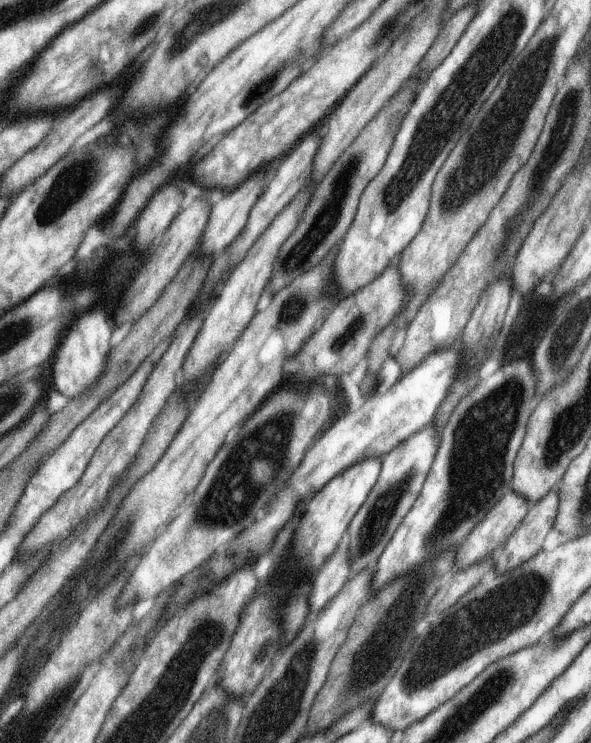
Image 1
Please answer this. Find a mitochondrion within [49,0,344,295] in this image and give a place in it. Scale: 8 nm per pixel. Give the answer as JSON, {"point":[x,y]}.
{"point":[86,79]}

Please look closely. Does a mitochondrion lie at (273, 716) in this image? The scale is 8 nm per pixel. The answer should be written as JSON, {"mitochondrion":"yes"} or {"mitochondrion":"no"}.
{"mitochondrion":"yes"}

